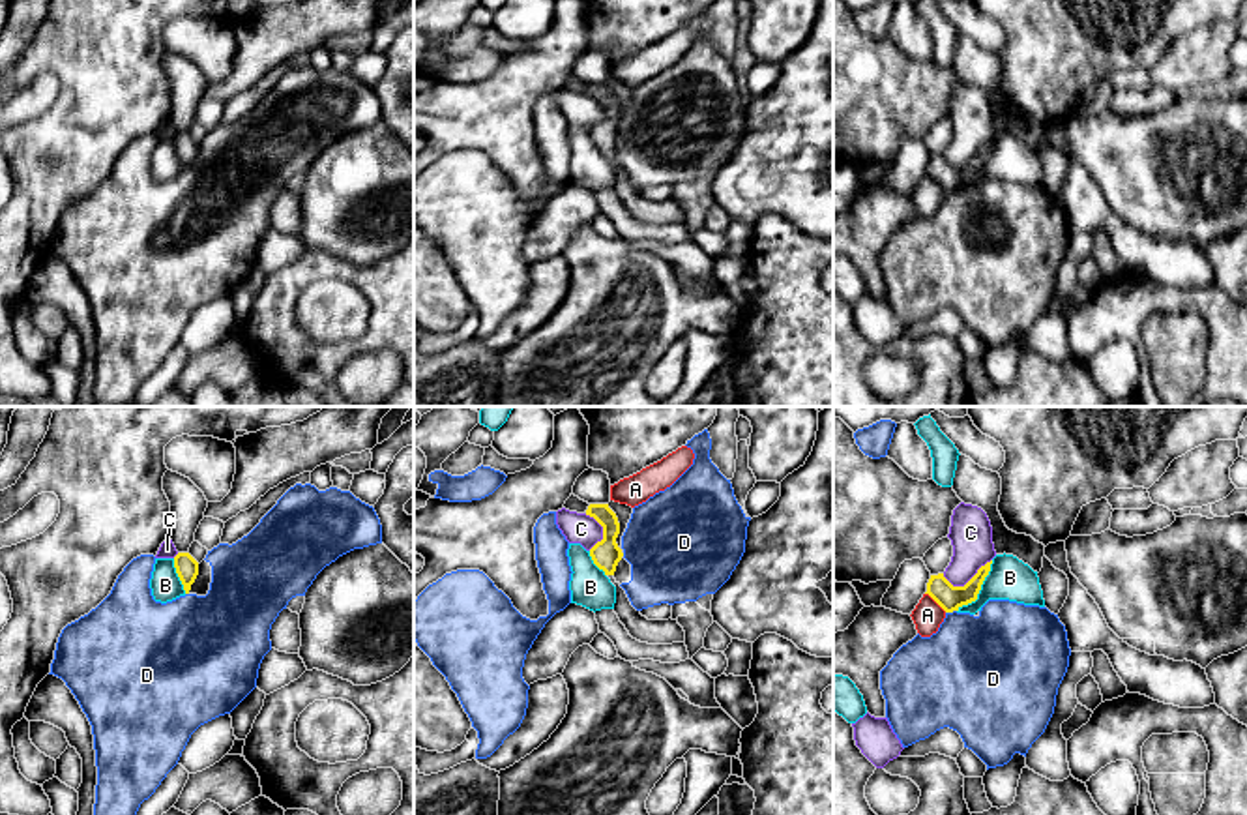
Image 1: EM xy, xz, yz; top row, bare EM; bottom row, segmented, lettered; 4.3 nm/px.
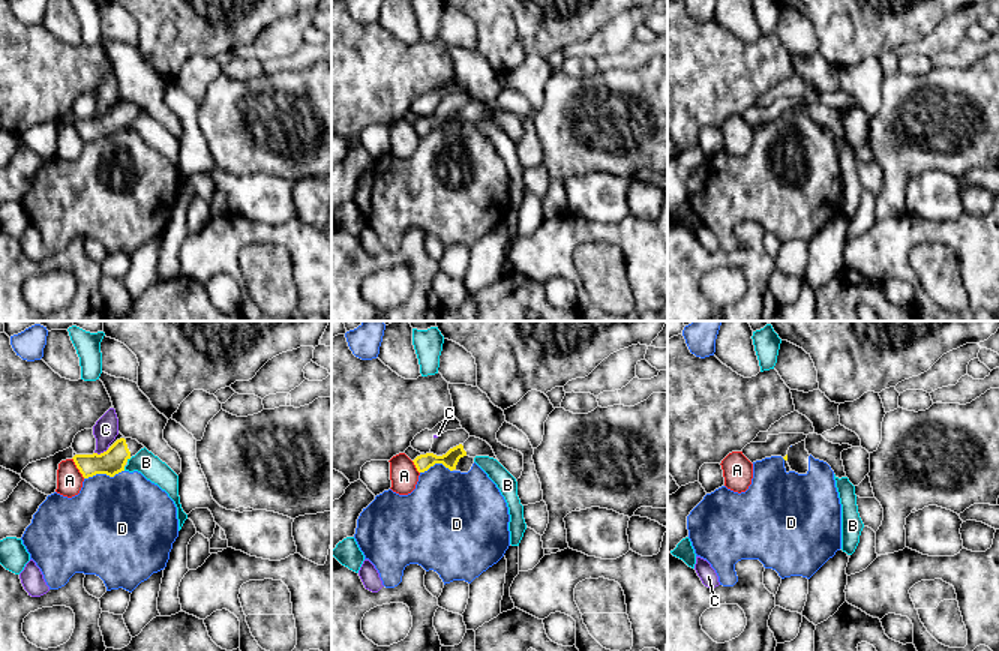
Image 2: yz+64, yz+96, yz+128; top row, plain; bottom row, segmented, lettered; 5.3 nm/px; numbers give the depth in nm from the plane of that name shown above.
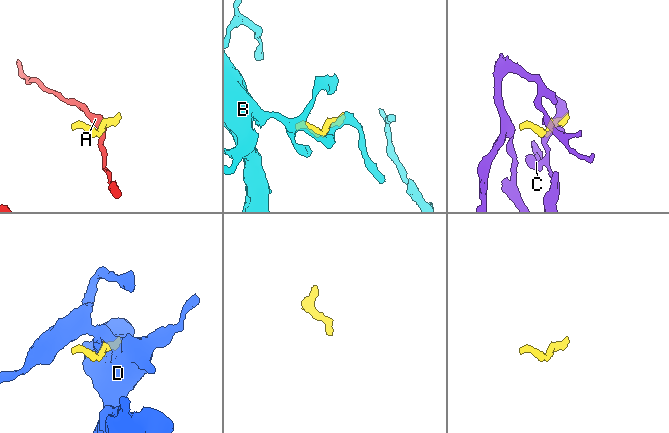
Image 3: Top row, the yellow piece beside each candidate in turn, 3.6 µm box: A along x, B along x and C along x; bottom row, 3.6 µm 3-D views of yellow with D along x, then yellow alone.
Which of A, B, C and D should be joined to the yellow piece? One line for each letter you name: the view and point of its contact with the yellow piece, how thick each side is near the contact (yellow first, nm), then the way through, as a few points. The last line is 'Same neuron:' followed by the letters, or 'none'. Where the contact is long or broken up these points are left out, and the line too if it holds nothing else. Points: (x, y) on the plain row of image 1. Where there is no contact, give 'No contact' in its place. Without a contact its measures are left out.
Same neuron: none

